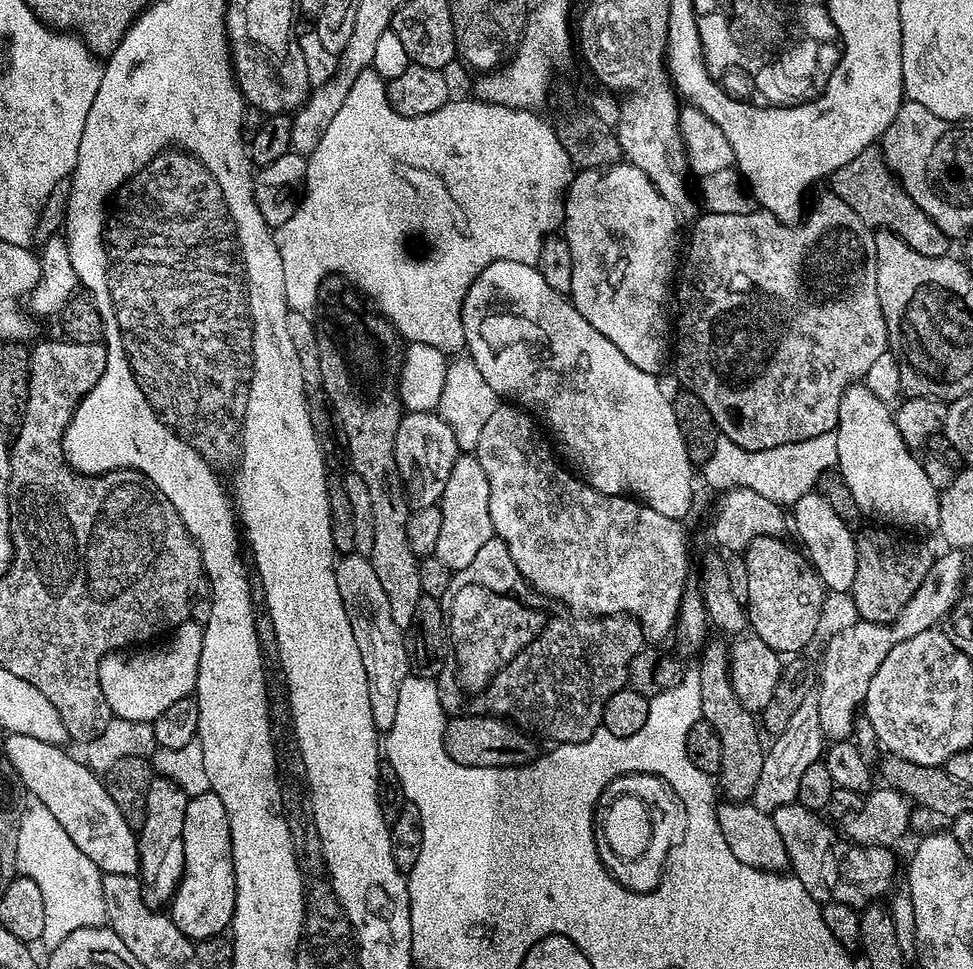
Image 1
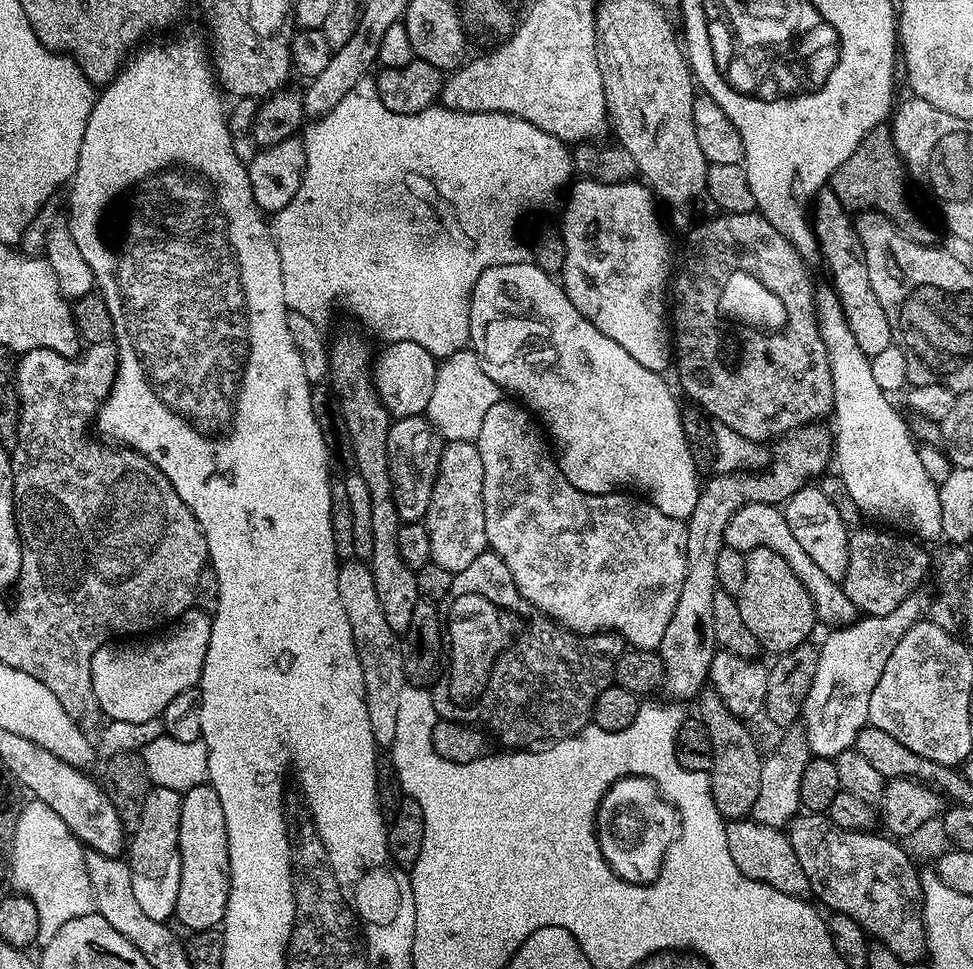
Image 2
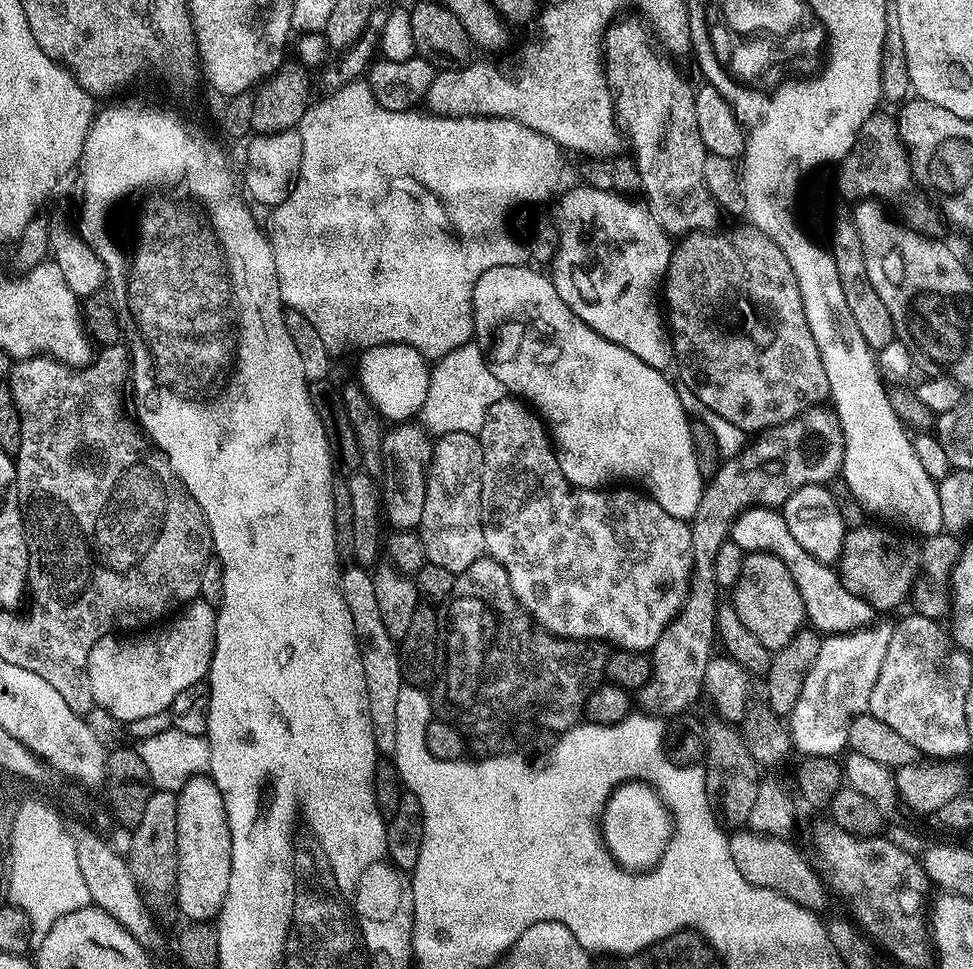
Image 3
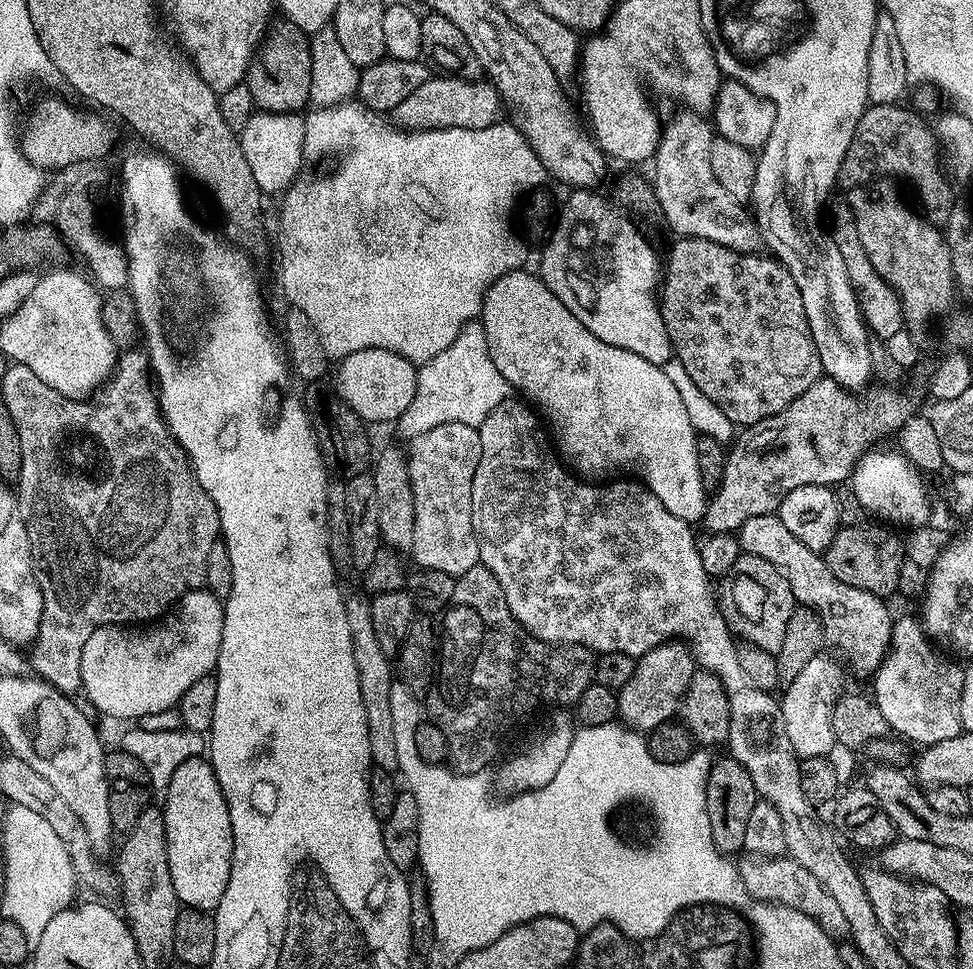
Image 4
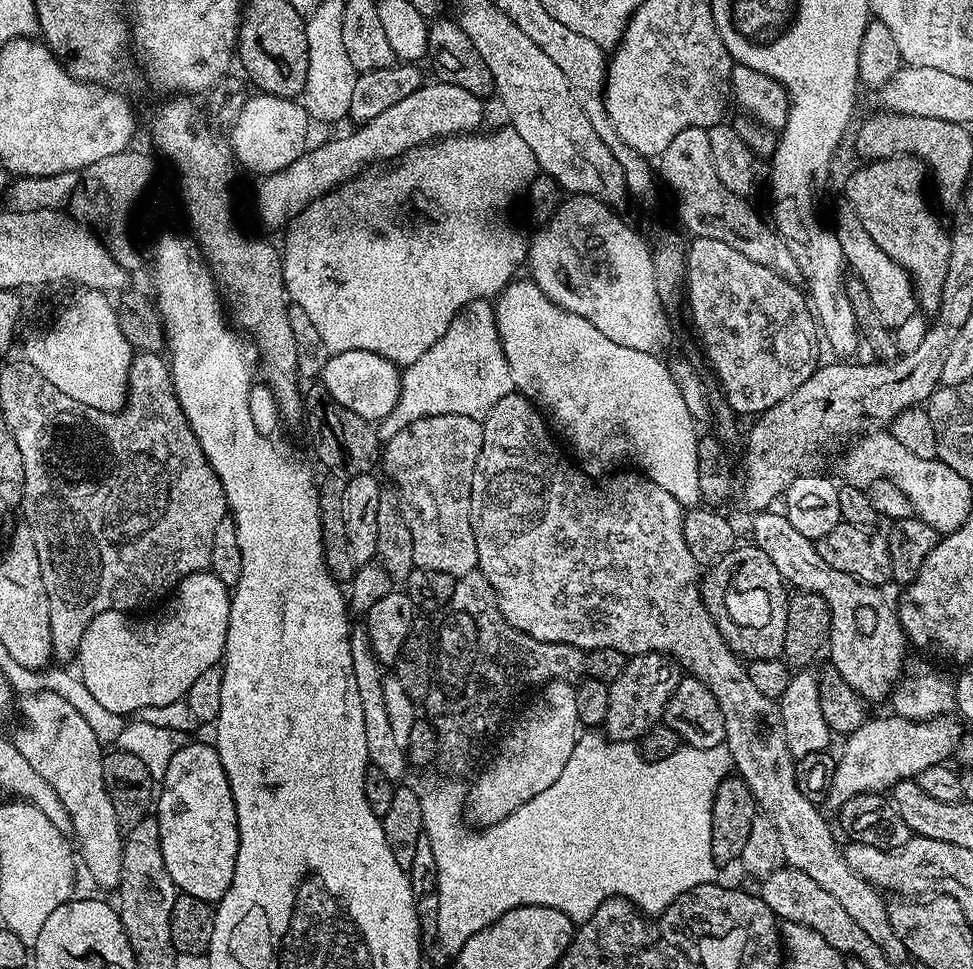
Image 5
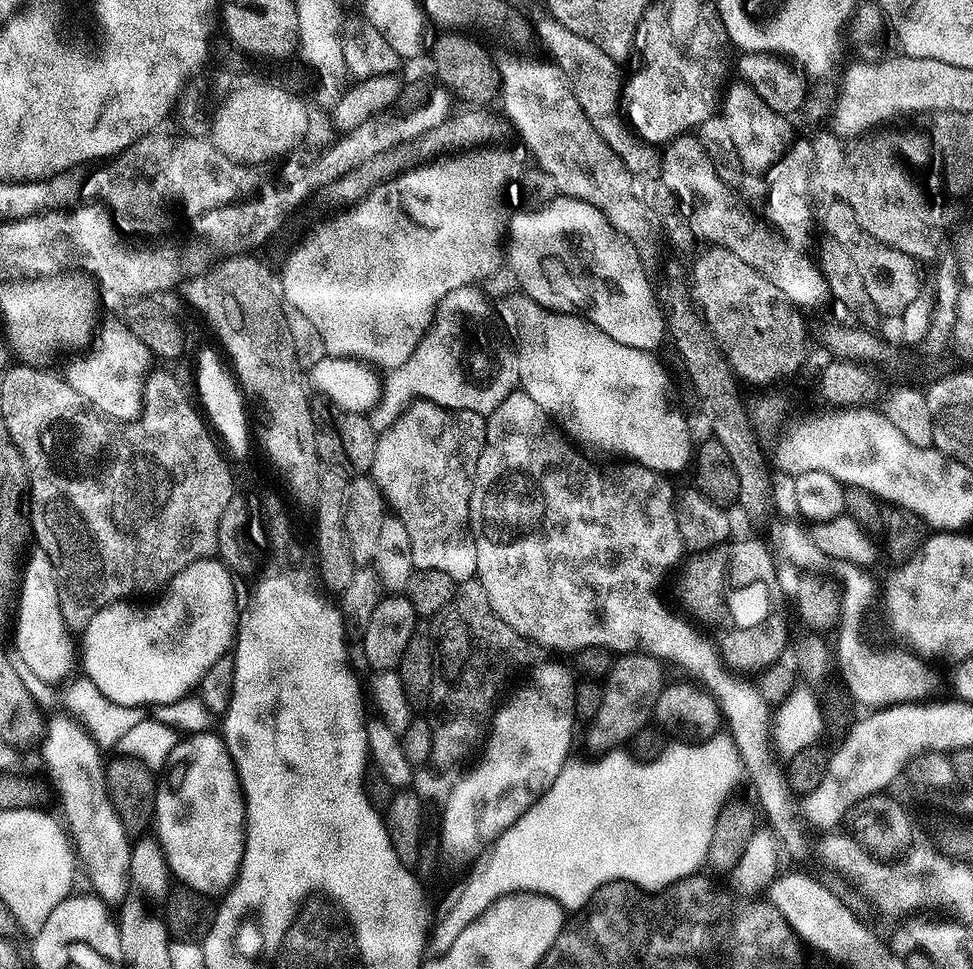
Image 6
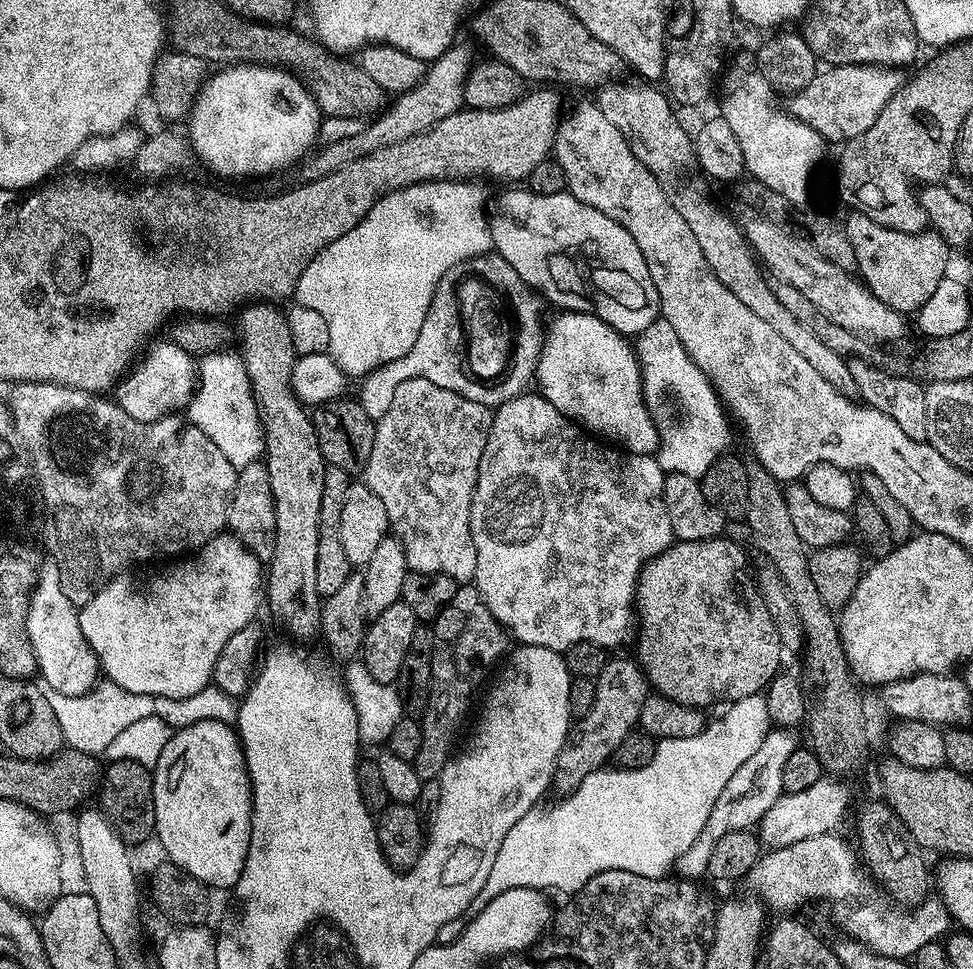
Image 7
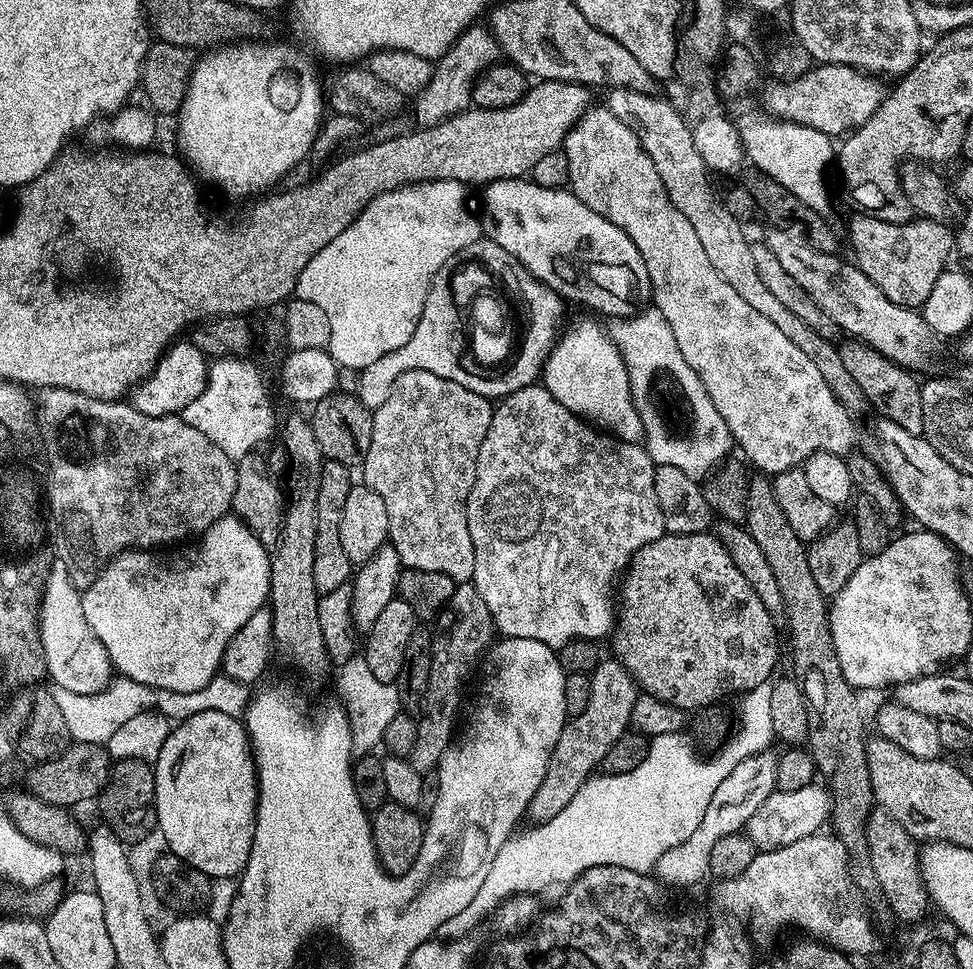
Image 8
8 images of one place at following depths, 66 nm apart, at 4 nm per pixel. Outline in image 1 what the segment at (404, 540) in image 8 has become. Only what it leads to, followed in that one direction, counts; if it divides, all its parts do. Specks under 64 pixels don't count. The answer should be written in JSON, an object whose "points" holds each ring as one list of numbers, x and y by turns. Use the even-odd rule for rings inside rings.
{"points":[[461,454,450,470,450,482,442,494,439,505,442,514,442,530,438,533,438,546,434,555,453,572,470,566,478,550,494,538,490,522,490,482,486,482,486,470,474,454]]}

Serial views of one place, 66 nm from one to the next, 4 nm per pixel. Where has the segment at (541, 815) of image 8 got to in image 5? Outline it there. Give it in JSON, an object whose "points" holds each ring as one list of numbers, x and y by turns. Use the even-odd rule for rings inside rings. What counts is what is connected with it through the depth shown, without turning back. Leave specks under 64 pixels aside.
{"points":[[647,652,644,656,629,659,624,669,618,674,618,678,608,685,610,707,606,710,606,718,602,725,603,735,612,742,639,741,640,737,646,735,651,728,657,727,663,721,666,702,670,702,681,678,681,669,667,655]]}

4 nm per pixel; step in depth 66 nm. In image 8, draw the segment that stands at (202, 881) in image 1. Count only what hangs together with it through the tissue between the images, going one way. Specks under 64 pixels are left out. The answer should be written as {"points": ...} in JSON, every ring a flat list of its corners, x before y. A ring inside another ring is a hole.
{"points":[[206,710,186,718,171,729,166,742,162,745,161,753,154,763,156,774,156,823,159,835,164,835,164,840,168,843,167,851,173,856,182,858,190,866,194,866,206,874,213,881,228,880,239,877,244,871,246,862,250,858,252,849,252,839,254,838,254,826,256,825,256,761,252,758,252,749,249,747,247,727,237,717,230,714,222,714,218,710]]}

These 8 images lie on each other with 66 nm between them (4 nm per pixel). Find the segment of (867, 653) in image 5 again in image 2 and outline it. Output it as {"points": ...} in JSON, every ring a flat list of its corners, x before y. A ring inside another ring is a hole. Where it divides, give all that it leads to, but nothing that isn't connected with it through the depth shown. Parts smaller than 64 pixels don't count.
{"points":[[743,504,726,526,724,543,727,547,745,554,756,548,769,548,774,550,774,554,782,554,782,558,786,558,790,570,794,570,794,574,798,574,798,580,812,595,812,605,816,611,817,621,824,623,825,620,826,623,832,624,828,626,843,626,851,624,853,620,857,619,858,609,854,602,850,602,850,598,846,598,843,587,826,574,822,574,822,570,818,570,818,565,810,559,810,554,806,554,806,550,802,550,802,546,798,546,798,538,794,538,794,534,790,530,790,522,786,522,783,511,777,505]]}

